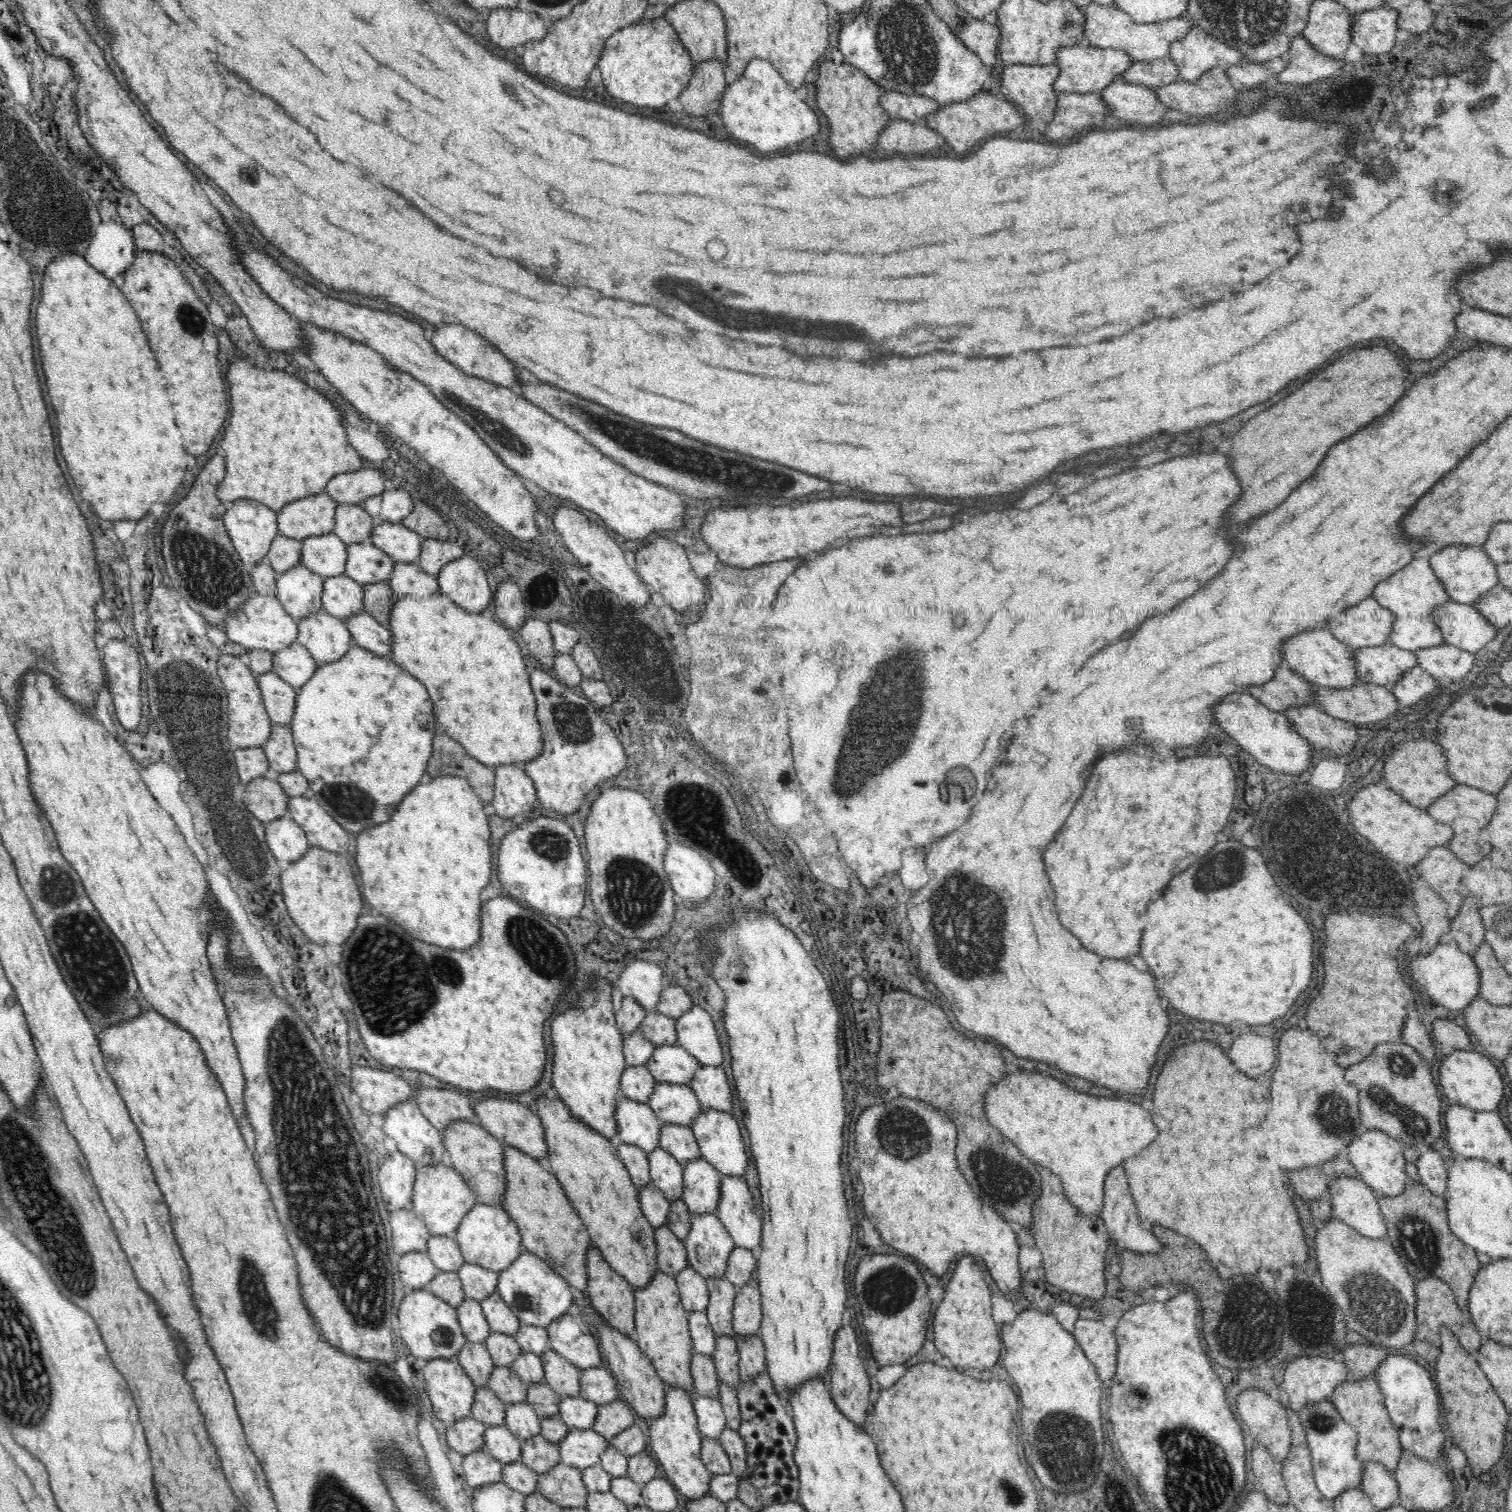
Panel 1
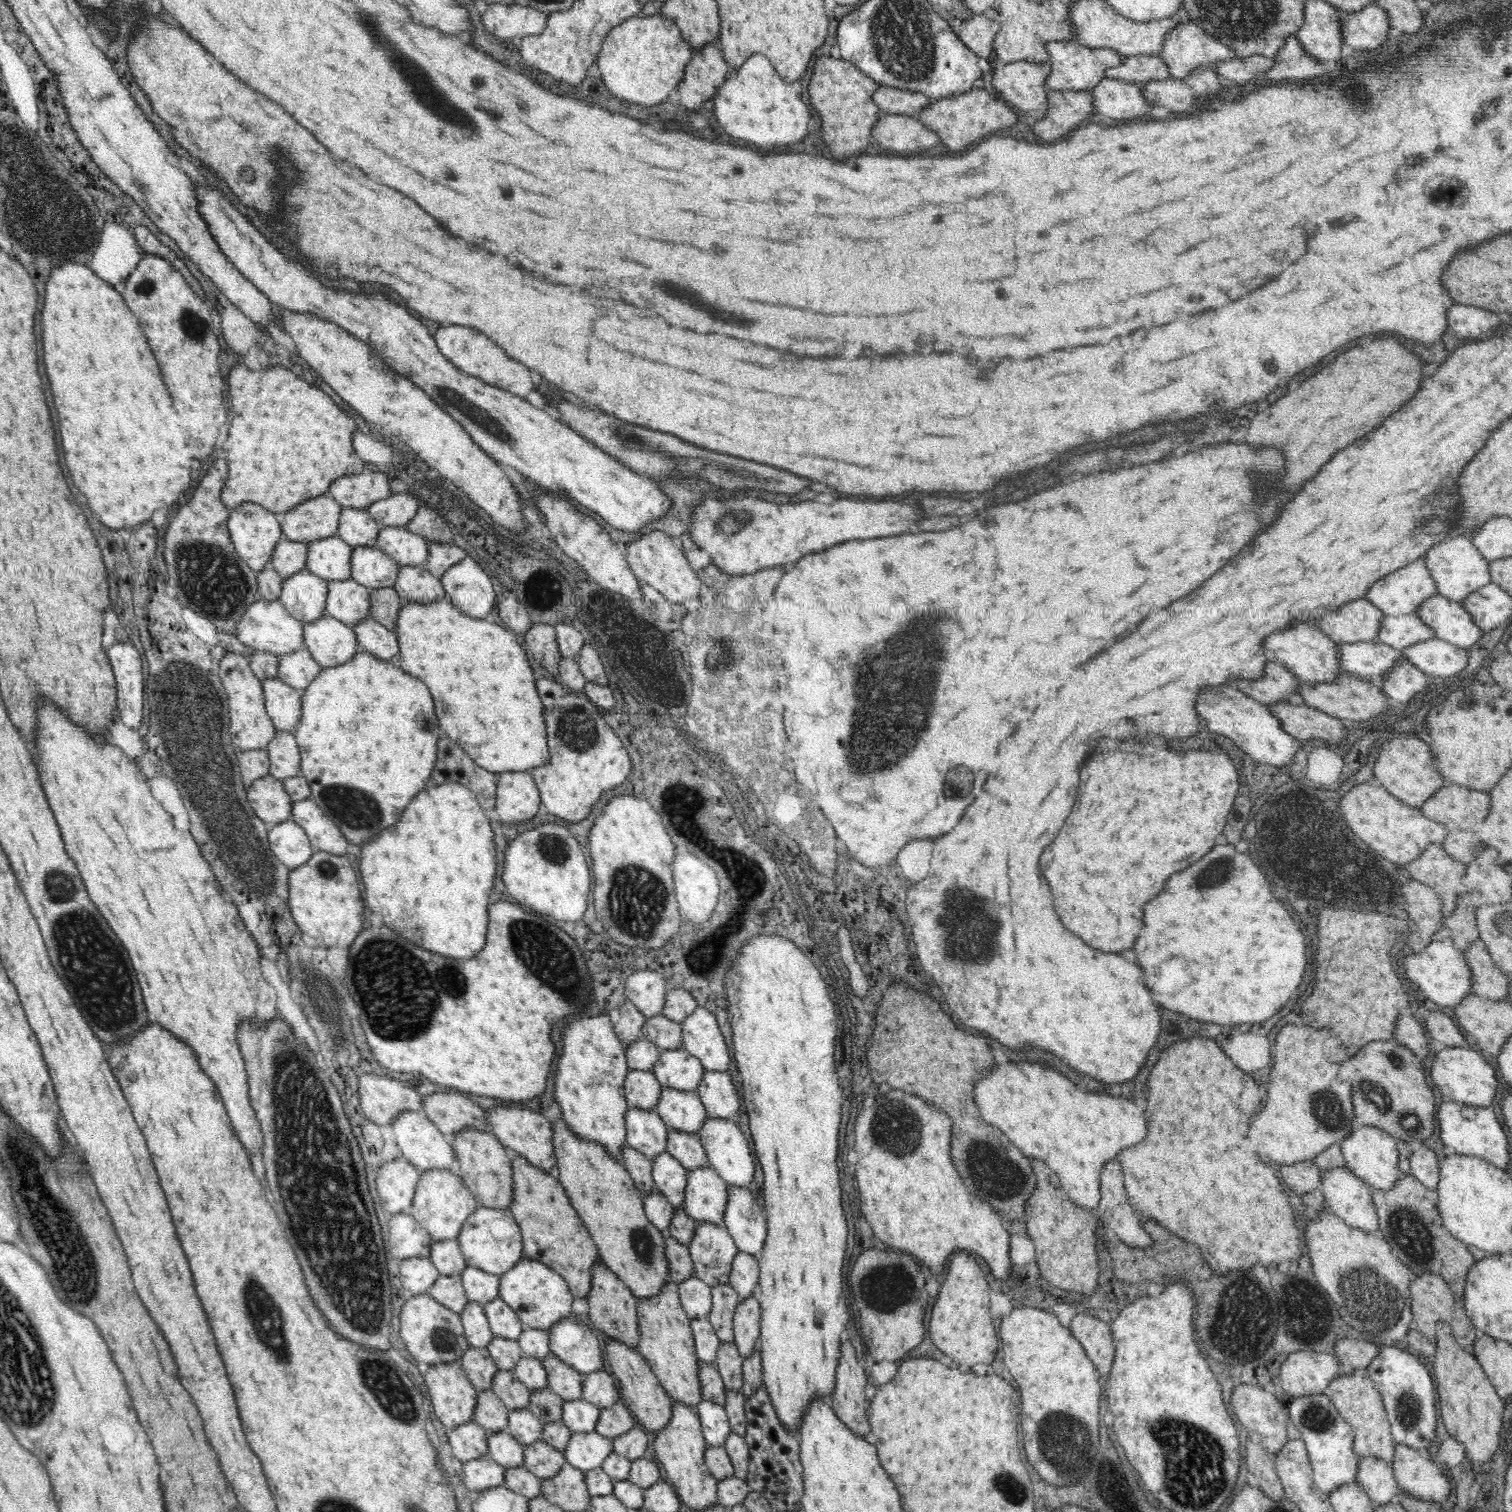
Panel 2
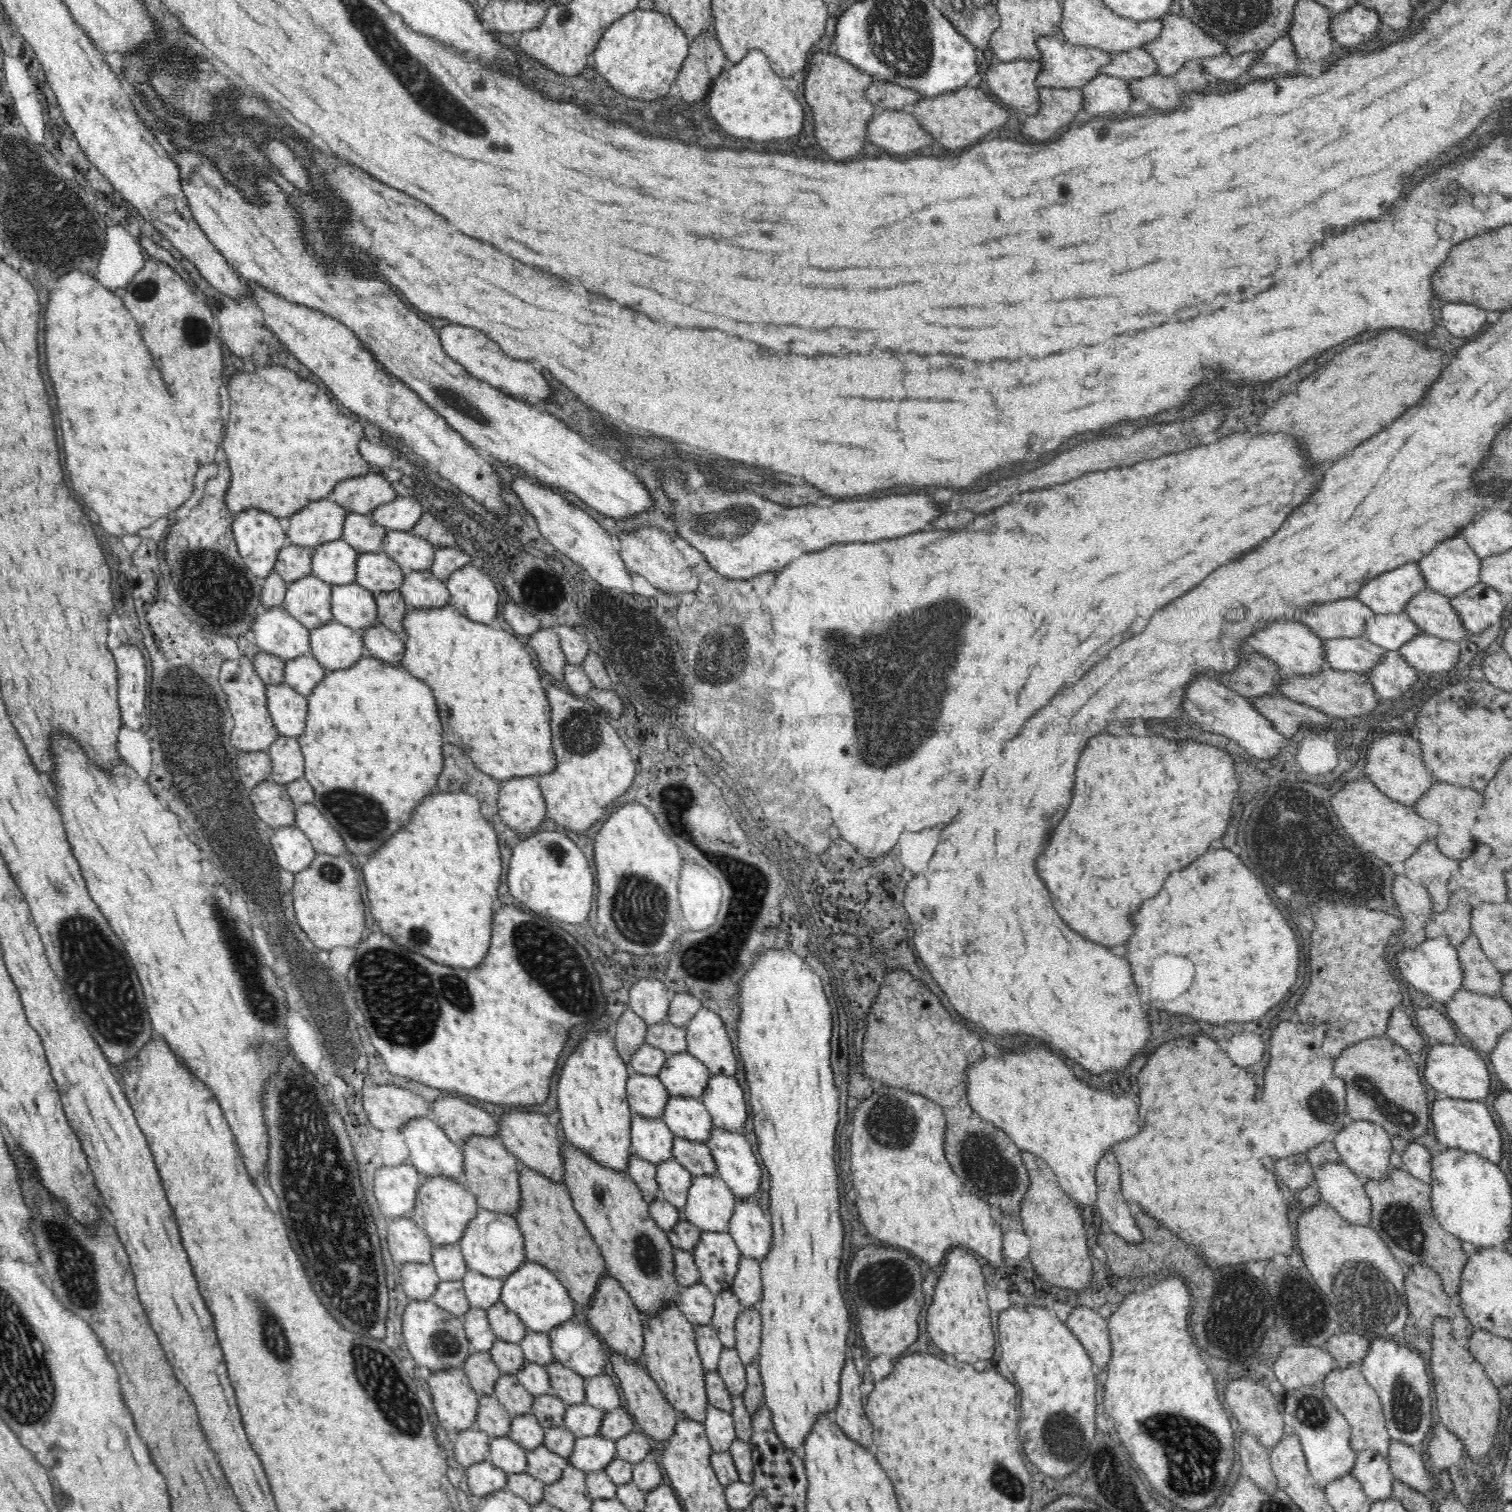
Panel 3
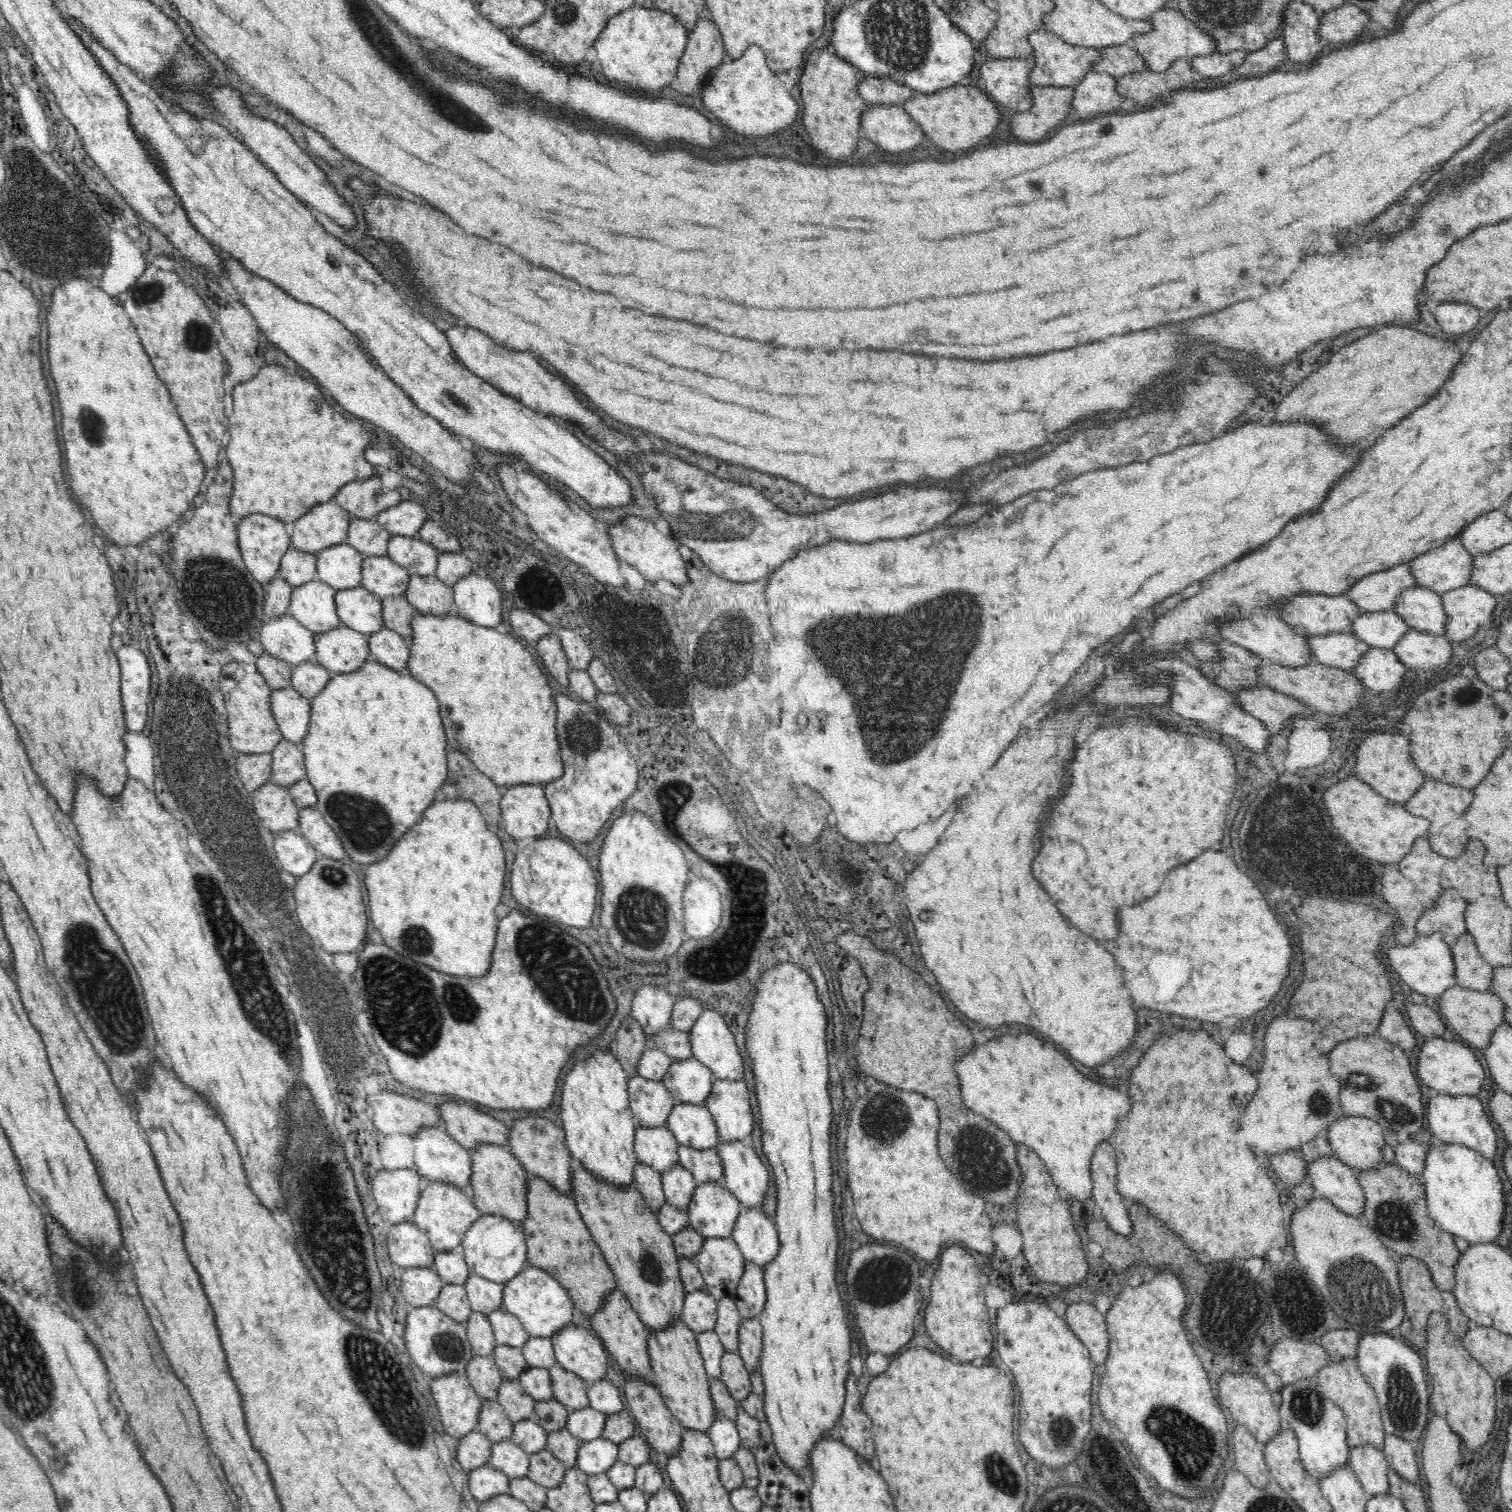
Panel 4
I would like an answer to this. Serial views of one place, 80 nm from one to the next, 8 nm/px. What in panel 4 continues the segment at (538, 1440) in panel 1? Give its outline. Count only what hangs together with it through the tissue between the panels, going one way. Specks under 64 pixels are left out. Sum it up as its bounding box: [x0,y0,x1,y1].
[527,1447,567,1489]

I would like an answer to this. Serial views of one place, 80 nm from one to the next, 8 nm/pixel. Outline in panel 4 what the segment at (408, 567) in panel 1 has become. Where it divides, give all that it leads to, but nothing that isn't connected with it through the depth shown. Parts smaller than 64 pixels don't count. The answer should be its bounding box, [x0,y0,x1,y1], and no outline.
[404,574,454,616]

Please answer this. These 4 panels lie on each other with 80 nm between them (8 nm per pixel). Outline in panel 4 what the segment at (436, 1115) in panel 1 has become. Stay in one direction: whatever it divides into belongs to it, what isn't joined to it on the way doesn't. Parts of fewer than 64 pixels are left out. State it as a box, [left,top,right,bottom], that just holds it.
[438,1101,509,1151]

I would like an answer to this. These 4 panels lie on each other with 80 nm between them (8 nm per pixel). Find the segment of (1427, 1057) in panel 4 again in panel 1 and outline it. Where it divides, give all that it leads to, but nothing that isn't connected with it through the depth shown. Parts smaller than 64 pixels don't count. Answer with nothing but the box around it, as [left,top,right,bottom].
[1440,1050,1504,1112]

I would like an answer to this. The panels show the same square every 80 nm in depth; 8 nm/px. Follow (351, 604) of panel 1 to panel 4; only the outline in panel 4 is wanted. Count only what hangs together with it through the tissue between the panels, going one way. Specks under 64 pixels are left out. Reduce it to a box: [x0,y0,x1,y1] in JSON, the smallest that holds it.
[334,586,384,636]

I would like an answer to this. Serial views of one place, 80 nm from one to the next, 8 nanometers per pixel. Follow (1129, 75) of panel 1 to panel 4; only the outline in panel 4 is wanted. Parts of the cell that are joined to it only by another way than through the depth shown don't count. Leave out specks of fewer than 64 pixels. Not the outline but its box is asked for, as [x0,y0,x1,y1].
[1092,44,1150,79]

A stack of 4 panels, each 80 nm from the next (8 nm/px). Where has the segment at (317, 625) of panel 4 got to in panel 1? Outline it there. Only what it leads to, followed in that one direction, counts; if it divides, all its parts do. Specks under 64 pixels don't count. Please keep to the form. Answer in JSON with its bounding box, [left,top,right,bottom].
[274,563,324,620]

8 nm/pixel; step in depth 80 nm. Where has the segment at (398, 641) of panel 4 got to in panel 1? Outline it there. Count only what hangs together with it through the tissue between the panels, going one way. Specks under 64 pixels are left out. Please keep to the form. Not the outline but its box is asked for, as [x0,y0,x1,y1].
[343,610,392,657]

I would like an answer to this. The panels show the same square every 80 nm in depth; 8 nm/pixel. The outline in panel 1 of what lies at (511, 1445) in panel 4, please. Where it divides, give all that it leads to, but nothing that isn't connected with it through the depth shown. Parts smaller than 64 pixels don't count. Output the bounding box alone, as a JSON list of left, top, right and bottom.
[484,1424,520,1464]

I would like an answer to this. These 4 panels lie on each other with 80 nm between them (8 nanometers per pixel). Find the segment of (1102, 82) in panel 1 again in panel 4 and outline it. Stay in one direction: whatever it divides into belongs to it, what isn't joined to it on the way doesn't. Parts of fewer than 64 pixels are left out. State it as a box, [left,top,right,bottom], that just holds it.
[1029,29,1103,87]

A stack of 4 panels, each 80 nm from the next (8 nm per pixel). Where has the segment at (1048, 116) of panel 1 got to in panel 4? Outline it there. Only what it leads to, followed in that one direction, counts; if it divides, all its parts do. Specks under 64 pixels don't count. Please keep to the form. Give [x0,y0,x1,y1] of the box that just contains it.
[980,59,1035,112]

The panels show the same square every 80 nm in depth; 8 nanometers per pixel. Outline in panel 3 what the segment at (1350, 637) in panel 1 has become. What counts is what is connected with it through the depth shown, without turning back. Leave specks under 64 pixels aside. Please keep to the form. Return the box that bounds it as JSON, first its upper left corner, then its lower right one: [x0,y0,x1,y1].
[1296,597,1375,642]

